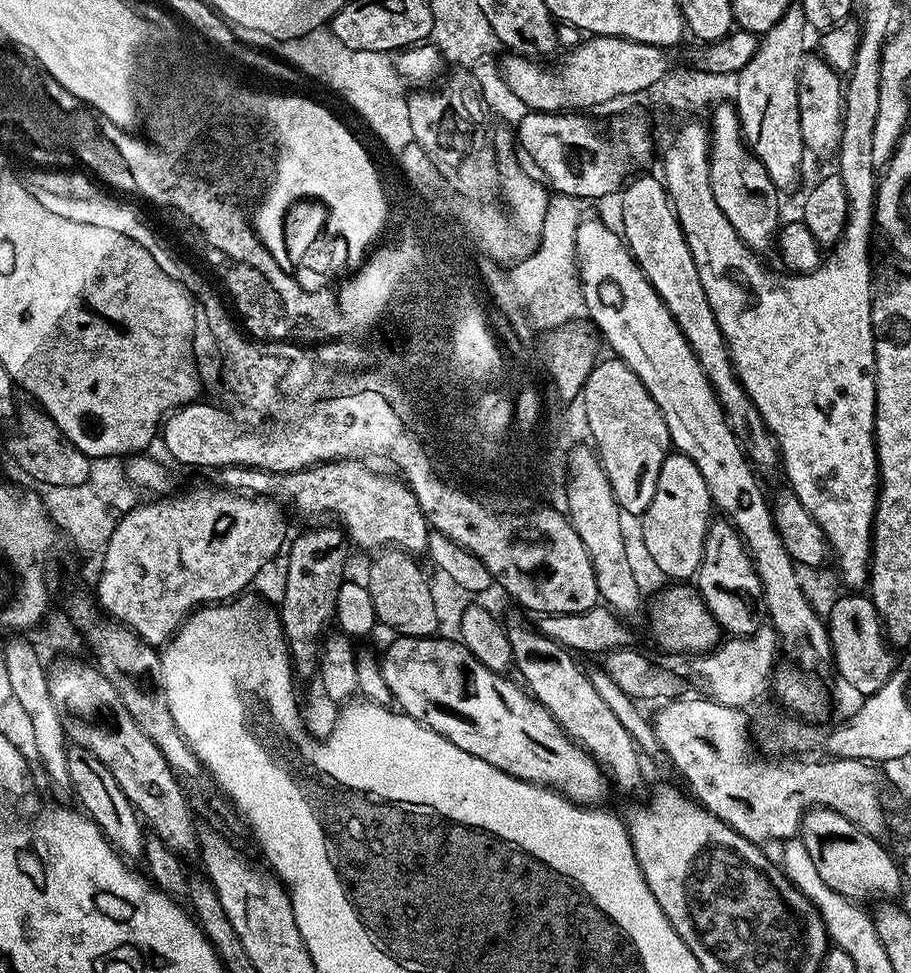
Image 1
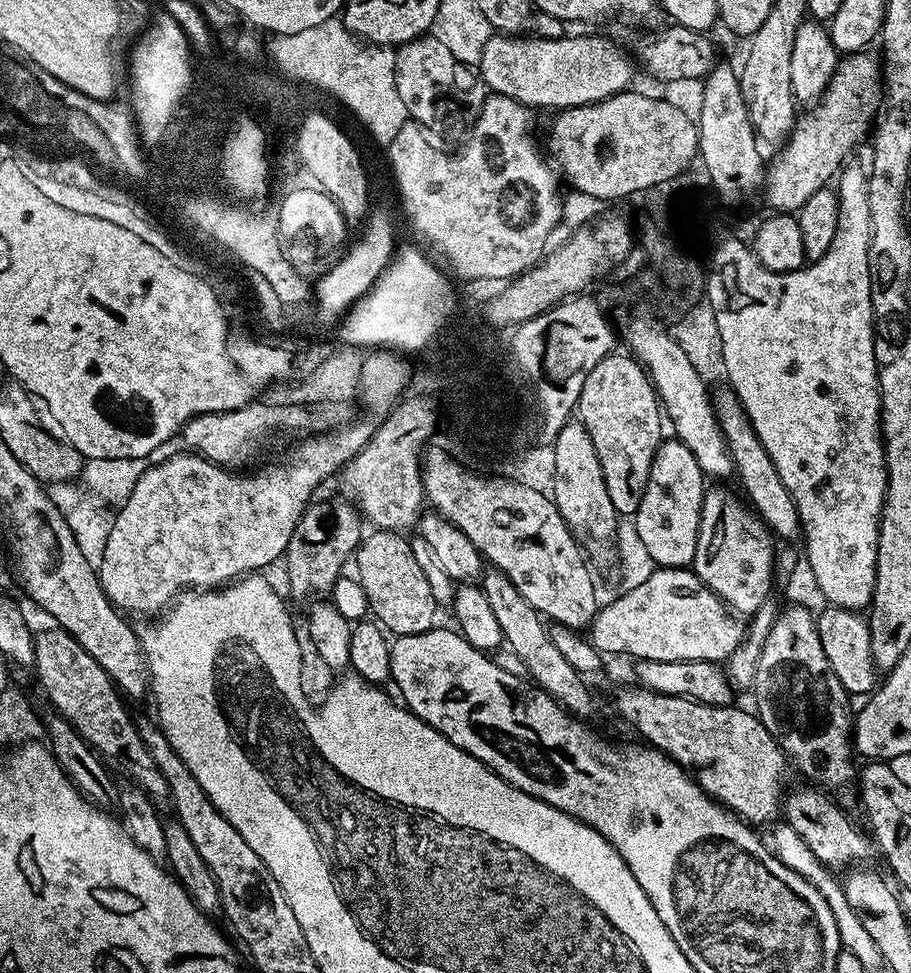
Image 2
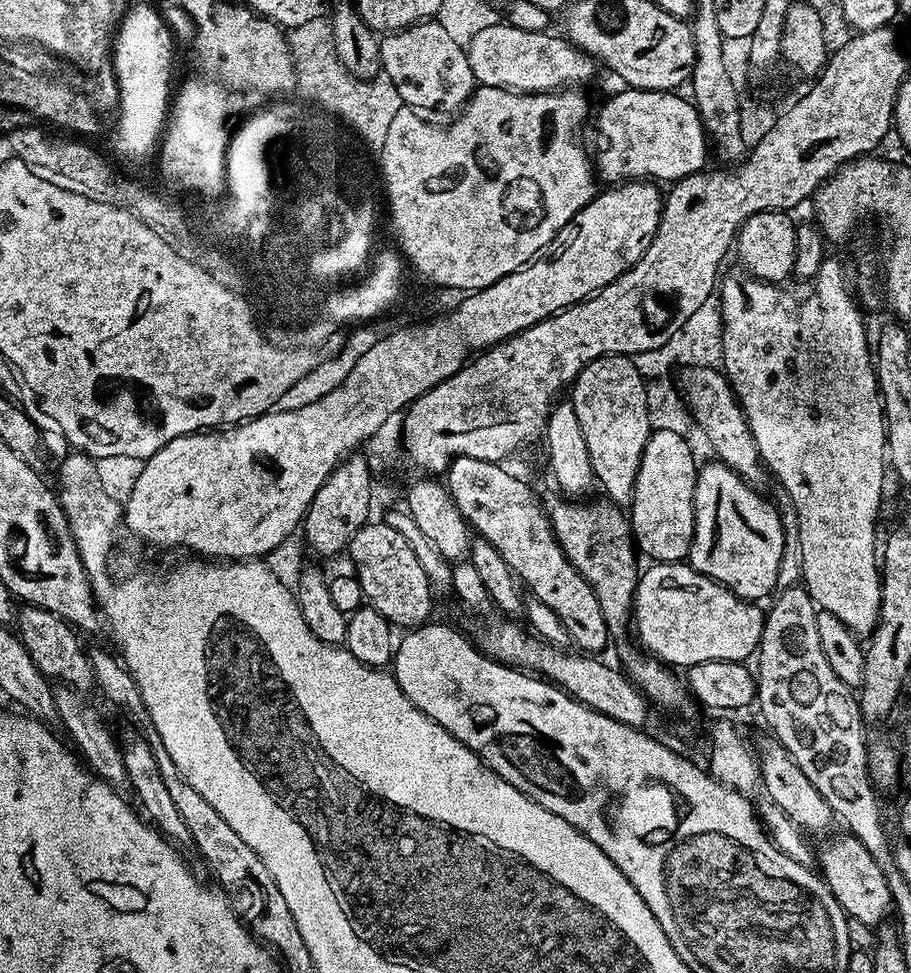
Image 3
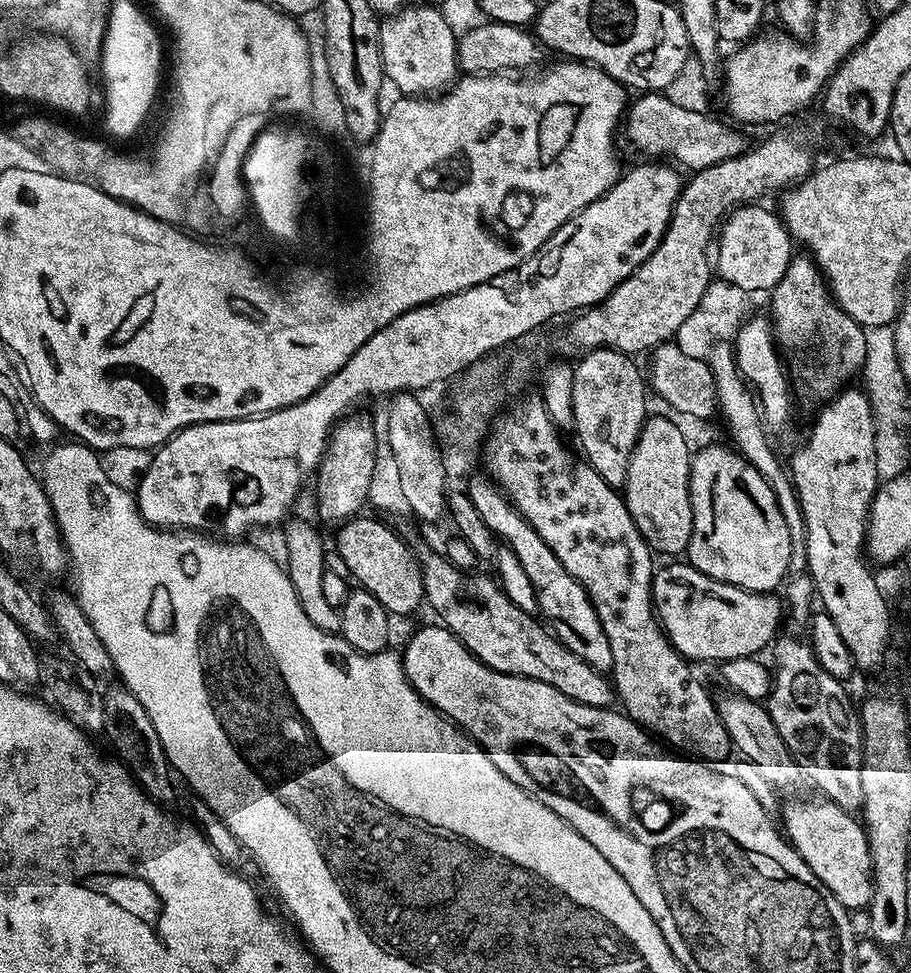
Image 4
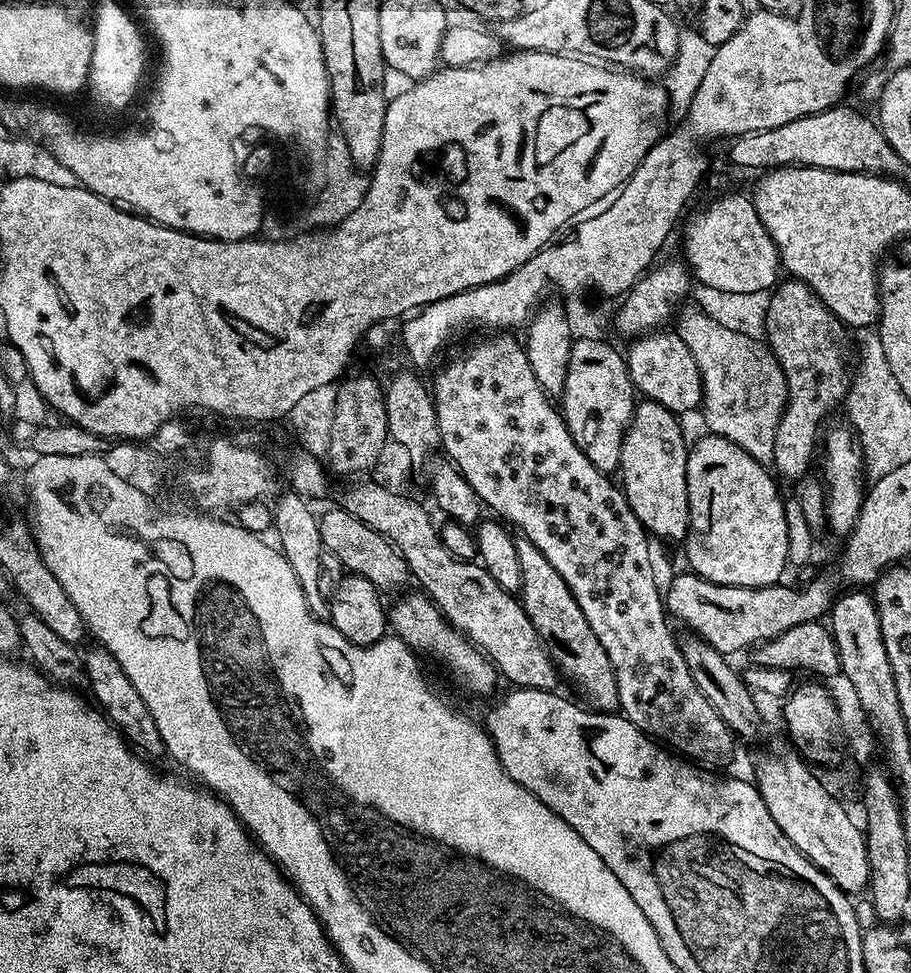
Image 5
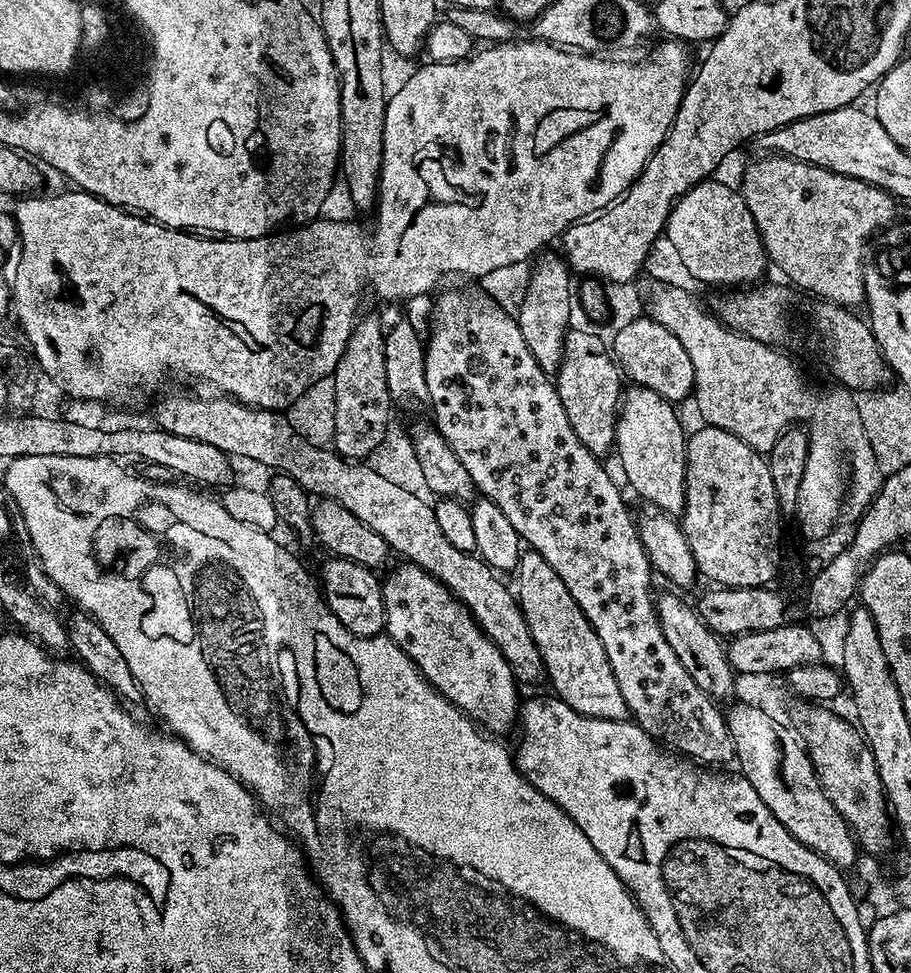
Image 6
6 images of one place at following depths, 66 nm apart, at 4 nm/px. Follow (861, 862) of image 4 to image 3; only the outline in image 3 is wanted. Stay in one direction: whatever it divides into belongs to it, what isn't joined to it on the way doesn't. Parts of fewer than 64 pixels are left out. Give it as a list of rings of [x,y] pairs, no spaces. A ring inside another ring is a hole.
[[[851,834],[844,836],[829,835],[821,848],[818,848],[819,875],[828,885],[830,894],[840,903],[840,909],[845,916],[862,922],[867,928],[875,929],[889,919],[888,911],[893,911],[894,905],[890,889],[877,863],[870,858],[870,853],[858,838]]]

